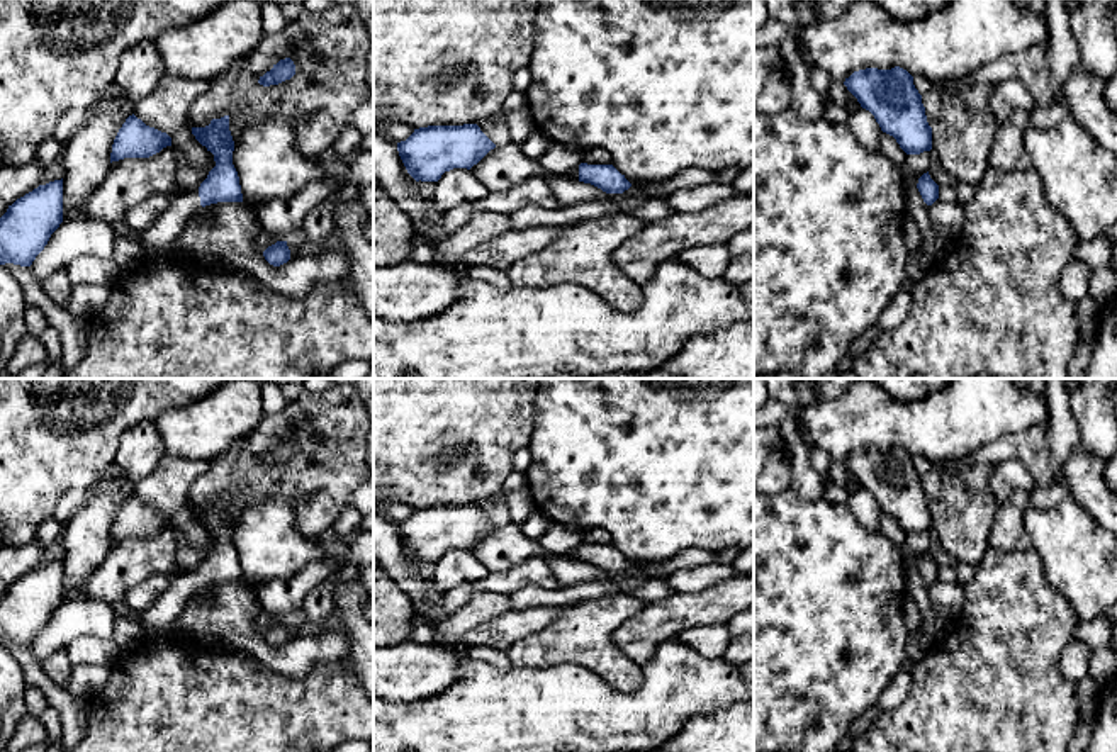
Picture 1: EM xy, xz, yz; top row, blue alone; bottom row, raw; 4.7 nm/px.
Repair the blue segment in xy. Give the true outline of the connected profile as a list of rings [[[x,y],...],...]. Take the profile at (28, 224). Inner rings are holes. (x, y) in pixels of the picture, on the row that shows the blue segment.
[[[63,178],[17,199],[0,217],[0,265],[31,267],[63,222]]]

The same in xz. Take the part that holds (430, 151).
[[[477,124],[419,127],[397,143],[399,156],[416,182],[438,182],[453,168],[470,170],[494,148]]]

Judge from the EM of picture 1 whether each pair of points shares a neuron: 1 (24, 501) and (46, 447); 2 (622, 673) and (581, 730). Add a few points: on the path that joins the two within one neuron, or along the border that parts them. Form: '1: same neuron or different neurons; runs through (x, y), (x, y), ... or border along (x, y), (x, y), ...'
1: same neuron; runs through (24, 488), (24, 469), (33, 460)
2: different neurons; border along (578, 664), (618, 690), (634, 691), (640, 684)

